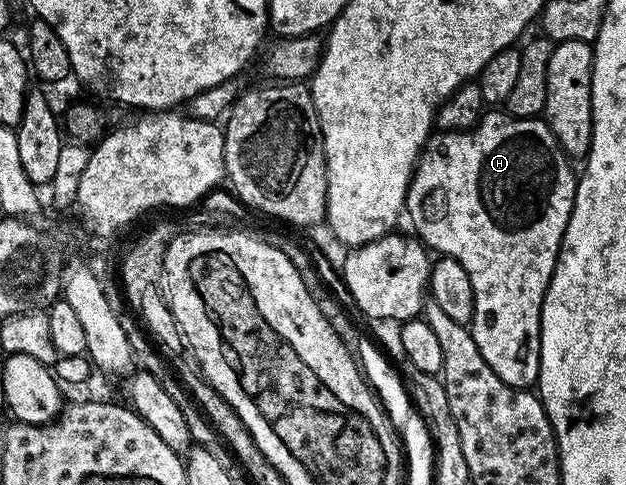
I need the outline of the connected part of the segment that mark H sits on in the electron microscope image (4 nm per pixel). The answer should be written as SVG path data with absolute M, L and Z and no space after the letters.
M488 111L481 116L478 124L472 129L459 129L453 133L433 132L428 142L416 158L416 168L412 171L412 181L408 184L406 217L412 220L415 236L423 241L429 250L445 257L458 259L462 267L466 267L466 275L470 275L470 283L474 287L474 315L471 331L474 343L478 343L478 351L482 351L482 359L490 363L490 371L515 389L531 390L540 379L540 312L556 260L560 254L562 235L566 231L566 223L570 219L570 211L574 207L574 195L578 180L577 170L572 170L573 162L558 143L554 131L543 119L534 117L514 117L507 111Z

